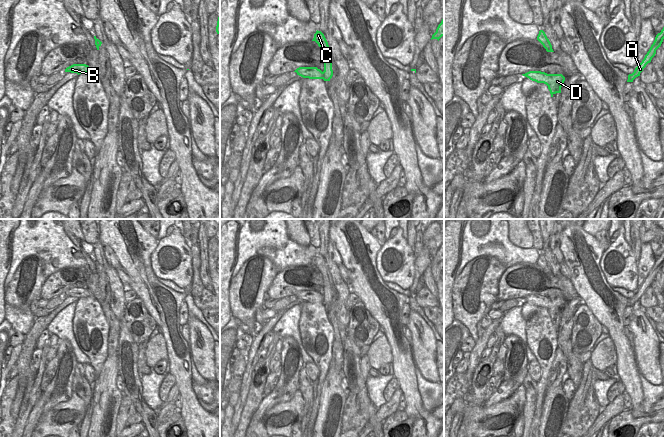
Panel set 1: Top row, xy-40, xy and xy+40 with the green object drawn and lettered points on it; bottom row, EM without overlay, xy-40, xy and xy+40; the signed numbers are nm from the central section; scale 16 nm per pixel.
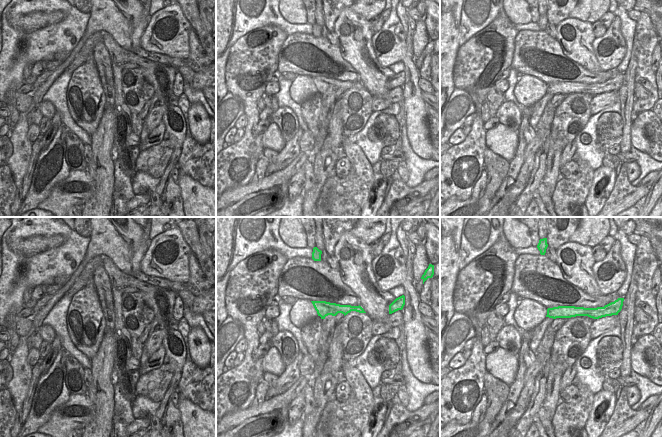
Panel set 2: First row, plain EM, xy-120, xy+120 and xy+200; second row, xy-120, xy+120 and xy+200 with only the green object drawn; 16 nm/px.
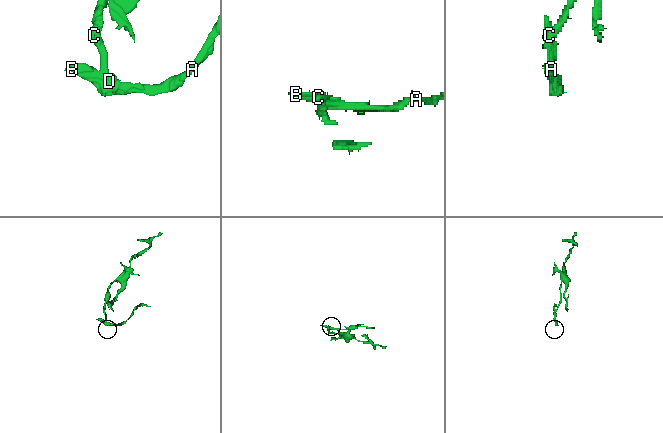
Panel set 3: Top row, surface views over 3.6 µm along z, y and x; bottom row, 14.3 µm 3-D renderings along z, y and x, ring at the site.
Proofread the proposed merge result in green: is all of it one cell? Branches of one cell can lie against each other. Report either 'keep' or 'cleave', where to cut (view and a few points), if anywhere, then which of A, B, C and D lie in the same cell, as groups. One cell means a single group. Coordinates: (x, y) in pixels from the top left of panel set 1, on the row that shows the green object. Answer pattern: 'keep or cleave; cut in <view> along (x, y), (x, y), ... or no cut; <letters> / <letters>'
cleave; cut in xy along (323, 71), (323, 76), (327, 80); A B D / C

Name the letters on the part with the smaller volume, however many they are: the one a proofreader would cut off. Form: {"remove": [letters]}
{"remove": ["A", "B", "D"]}

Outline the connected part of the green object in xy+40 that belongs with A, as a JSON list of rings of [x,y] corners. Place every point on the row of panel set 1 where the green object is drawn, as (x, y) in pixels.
[[[664,27],[661,30],[661,32],[656,35],[653,44],[651,45],[649,51],[645,55],[642,62],[635,68],[632,74],[628,75],[627,82],[633,82],[633,80],[636,77],[640,76],[640,73],[643,71],[646,65],[651,62],[652,58],[655,56],[656,50],[661,46],[663,39],[664,39]]]

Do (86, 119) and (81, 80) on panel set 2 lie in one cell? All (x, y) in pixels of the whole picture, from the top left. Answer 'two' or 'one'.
one

